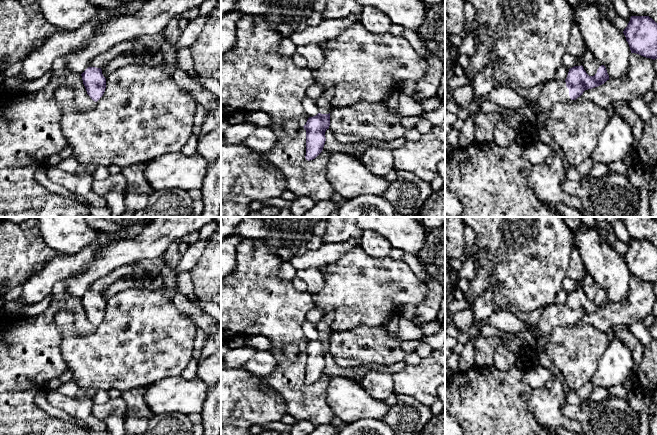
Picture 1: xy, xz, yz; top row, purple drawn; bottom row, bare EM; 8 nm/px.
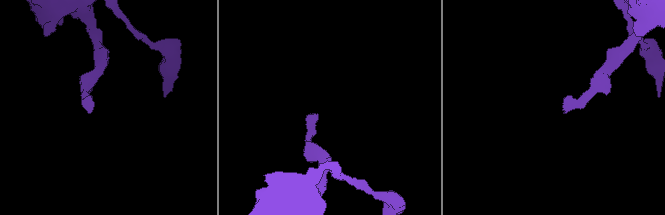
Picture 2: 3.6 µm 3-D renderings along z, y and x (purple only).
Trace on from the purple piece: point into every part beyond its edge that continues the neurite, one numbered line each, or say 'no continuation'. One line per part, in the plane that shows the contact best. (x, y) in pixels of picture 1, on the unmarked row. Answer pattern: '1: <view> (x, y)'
1: yz (553, 315)

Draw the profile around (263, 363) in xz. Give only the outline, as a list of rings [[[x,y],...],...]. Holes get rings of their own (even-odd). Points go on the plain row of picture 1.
[[[269,350],[257,352],[242,368],[252,375],[267,376],[273,373],[277,367],[277,360]]]

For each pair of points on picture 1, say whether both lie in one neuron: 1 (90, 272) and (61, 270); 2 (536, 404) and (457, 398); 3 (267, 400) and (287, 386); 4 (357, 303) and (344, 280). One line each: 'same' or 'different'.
1: different
2: different
3: different
4: same

